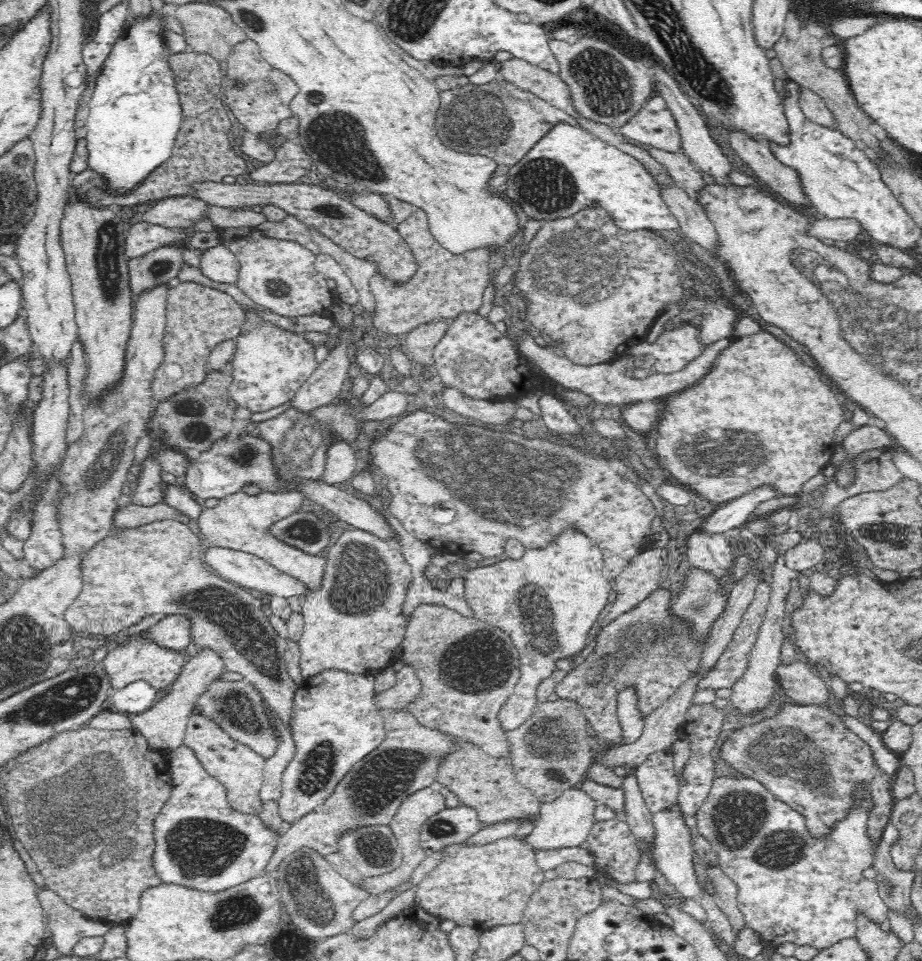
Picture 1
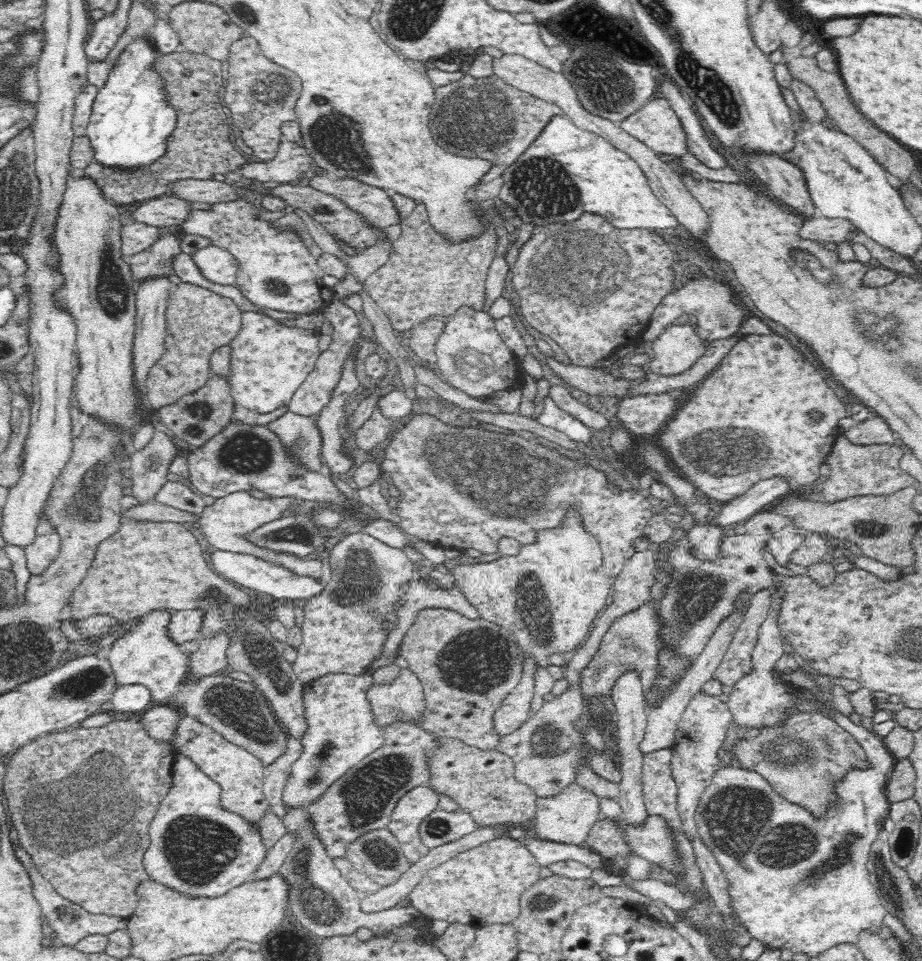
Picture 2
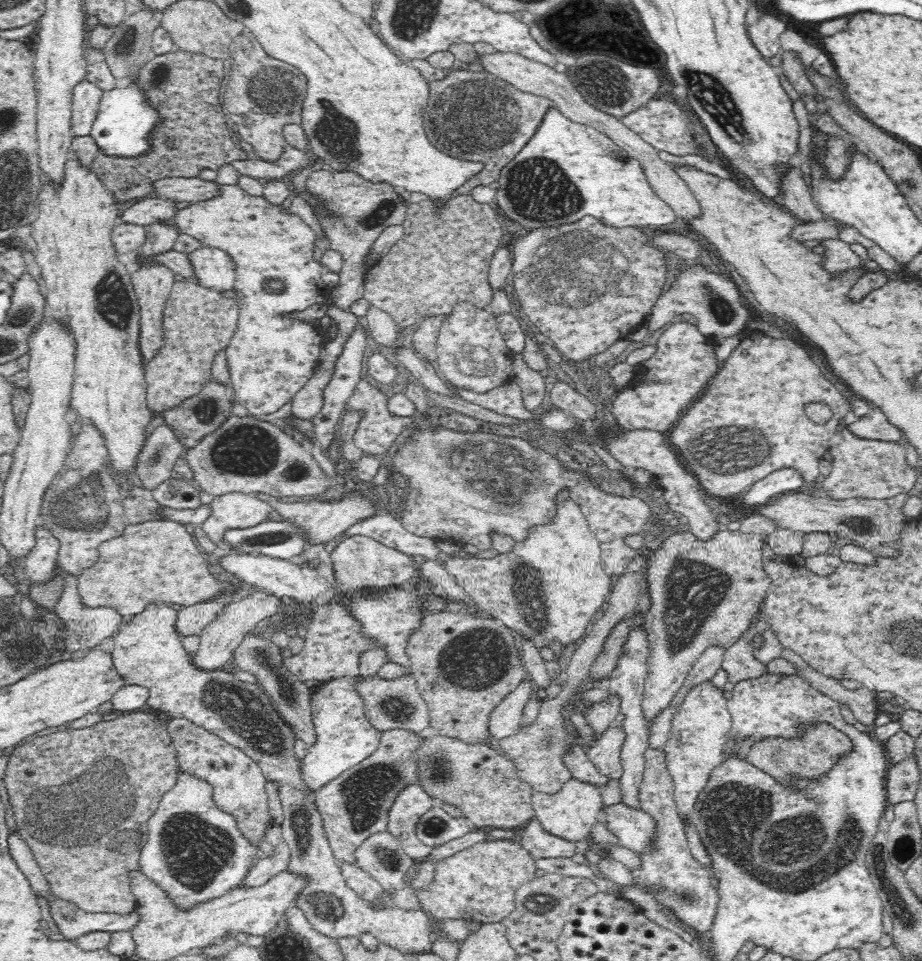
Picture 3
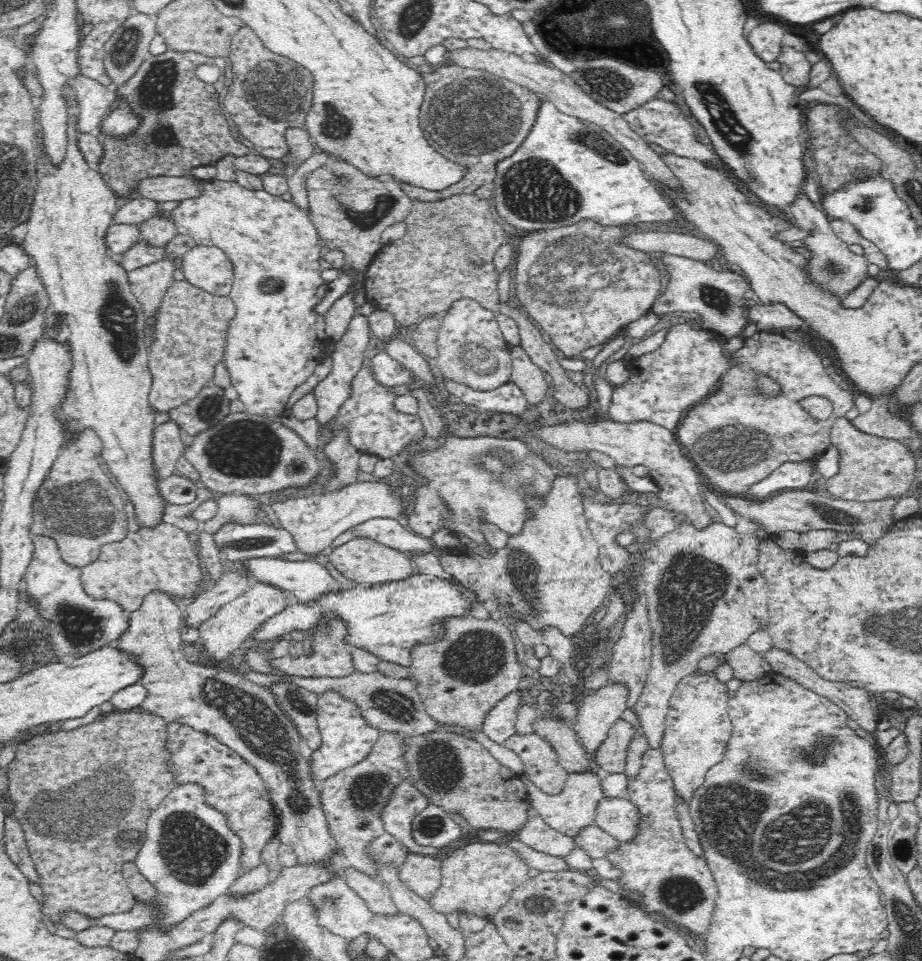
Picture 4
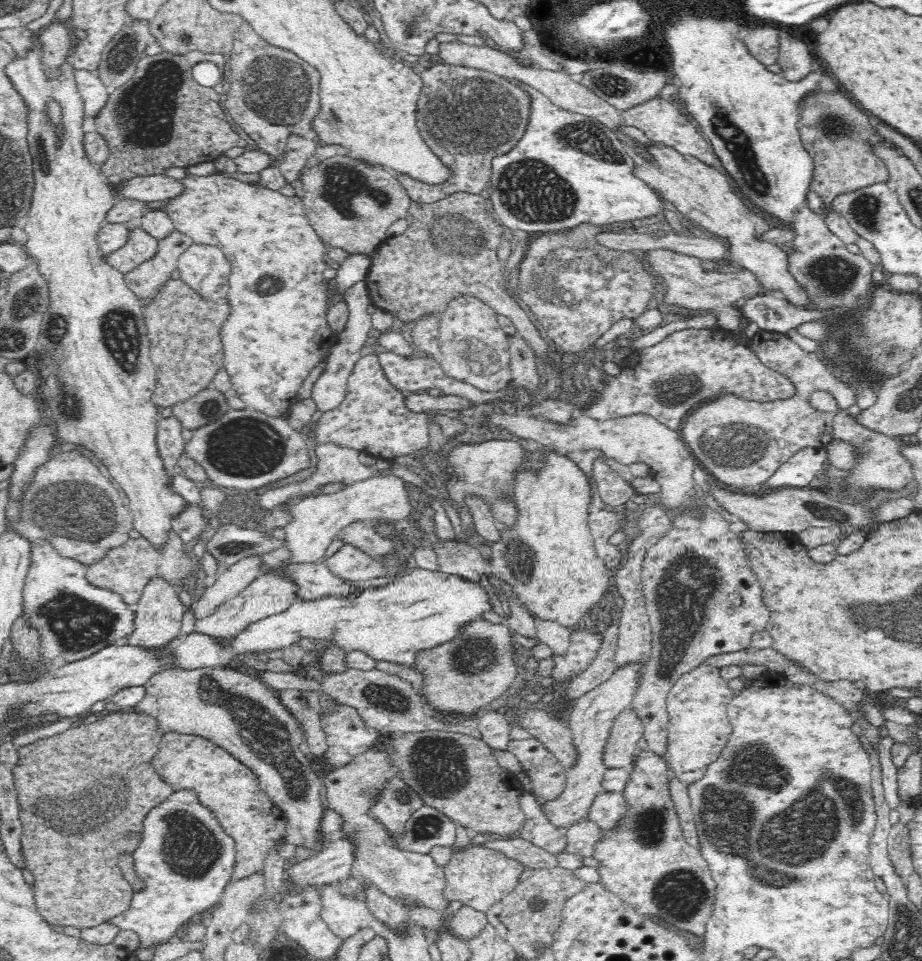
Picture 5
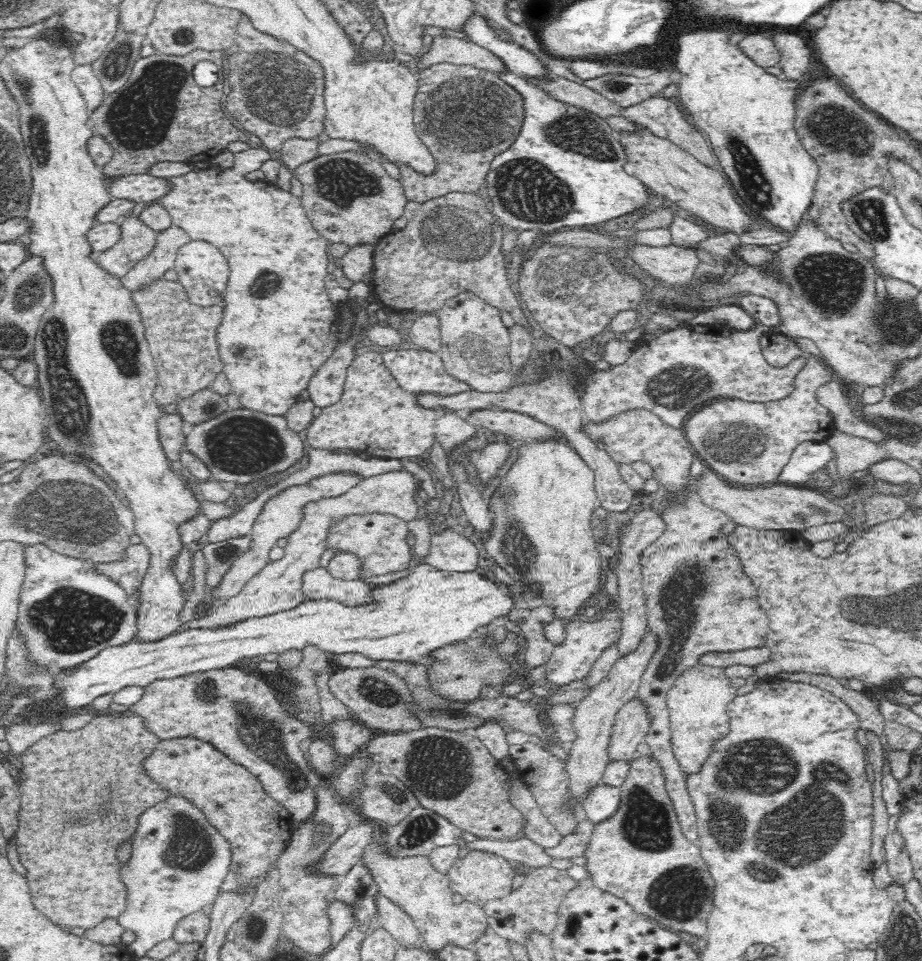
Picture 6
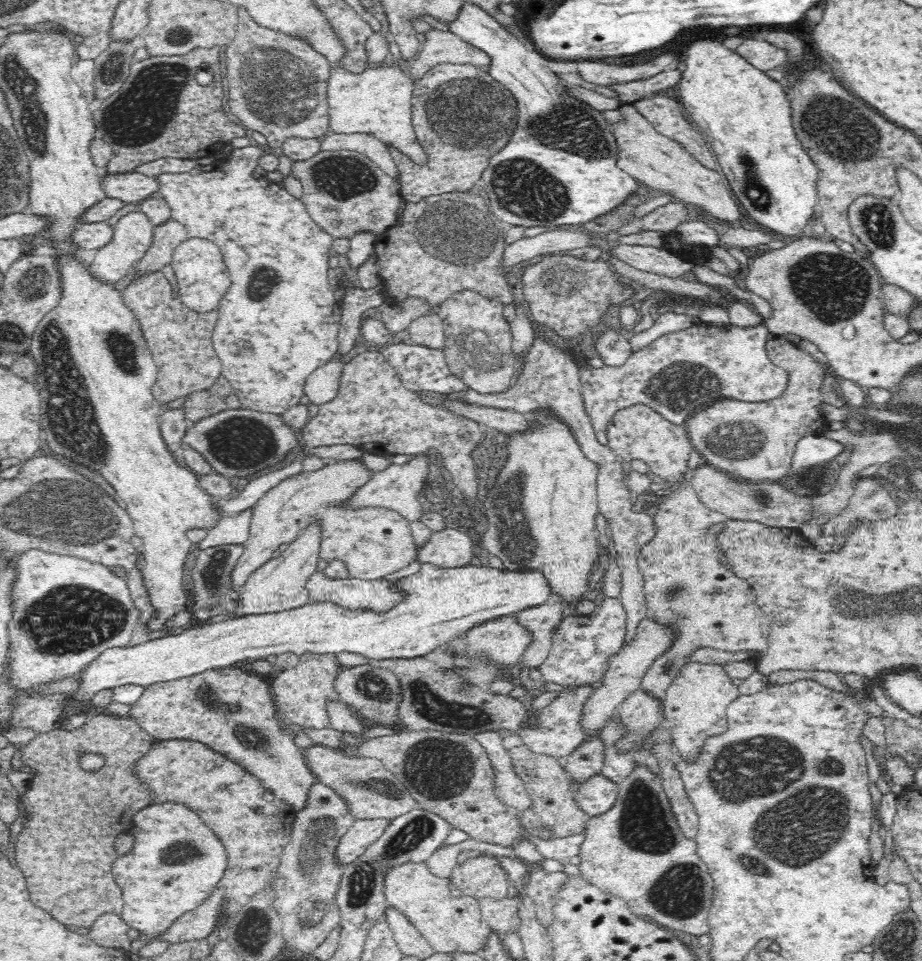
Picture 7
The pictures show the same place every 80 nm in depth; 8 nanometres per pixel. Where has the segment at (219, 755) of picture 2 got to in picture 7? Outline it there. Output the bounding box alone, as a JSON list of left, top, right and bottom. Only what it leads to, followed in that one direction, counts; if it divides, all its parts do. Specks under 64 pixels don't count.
[131,739,295,943]

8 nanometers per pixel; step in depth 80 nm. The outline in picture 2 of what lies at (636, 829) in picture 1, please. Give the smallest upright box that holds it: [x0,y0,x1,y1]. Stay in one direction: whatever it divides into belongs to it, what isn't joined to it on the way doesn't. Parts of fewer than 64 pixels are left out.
[611,669,649,826]

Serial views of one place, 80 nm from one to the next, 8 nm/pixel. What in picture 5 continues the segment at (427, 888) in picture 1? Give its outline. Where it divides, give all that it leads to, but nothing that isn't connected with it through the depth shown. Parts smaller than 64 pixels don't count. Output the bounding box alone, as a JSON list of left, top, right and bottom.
[443,845,526,912]

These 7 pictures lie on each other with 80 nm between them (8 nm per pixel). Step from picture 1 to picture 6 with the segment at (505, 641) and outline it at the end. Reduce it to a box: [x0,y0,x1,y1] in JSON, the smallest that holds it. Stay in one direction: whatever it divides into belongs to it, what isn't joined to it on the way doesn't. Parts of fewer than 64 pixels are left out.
[428,621,511,702]

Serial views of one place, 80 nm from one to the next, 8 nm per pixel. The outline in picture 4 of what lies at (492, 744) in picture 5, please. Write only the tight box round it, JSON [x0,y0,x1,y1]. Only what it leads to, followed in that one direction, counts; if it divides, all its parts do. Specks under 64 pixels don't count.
[481,688,526,745]

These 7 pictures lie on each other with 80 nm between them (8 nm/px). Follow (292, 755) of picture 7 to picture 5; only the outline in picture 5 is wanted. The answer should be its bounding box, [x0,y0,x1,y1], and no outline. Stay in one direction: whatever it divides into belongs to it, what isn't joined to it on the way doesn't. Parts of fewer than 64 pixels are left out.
[131,668,324,848]

